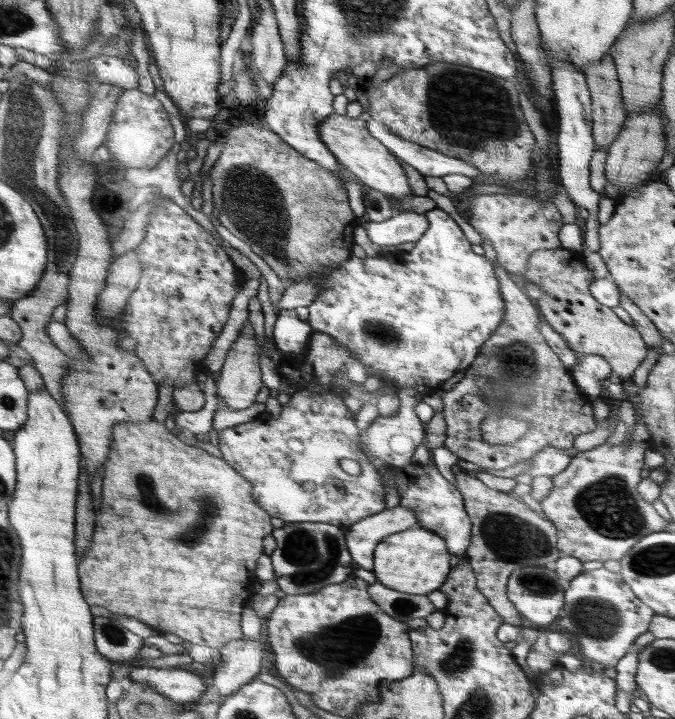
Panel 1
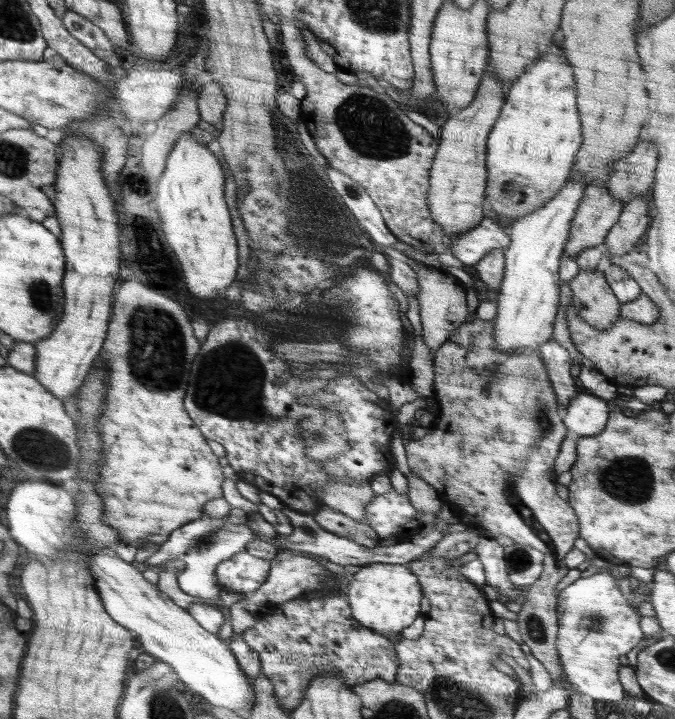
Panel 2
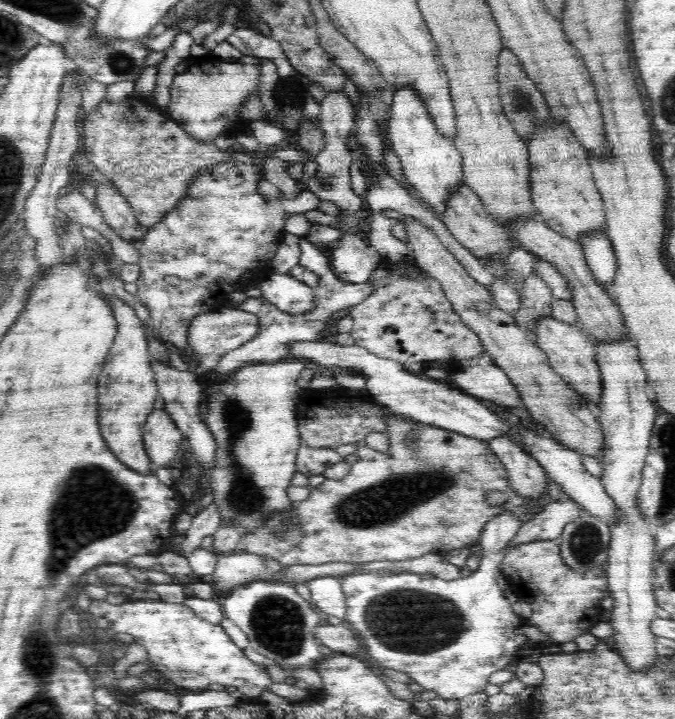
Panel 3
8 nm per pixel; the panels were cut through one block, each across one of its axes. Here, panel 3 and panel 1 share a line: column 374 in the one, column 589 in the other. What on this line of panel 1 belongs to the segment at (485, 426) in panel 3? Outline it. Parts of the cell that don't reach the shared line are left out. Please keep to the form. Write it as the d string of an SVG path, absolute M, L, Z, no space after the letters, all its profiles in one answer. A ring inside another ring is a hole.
M584 354L578 357L578 364L571 370L575 385L579 392L585 393L588 400L597 400L603 396L601 381L609 378L611 366L604 356L597 354Z

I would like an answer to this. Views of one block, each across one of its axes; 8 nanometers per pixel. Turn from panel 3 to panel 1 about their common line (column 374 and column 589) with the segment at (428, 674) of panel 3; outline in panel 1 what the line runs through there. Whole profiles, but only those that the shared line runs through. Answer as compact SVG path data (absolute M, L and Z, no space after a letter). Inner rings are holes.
M604 567L572 578L570 588L564 594L564 603L555 625L574 641L574 651L580 659L610 668L616 667L625 654L635 647L634 641L640 634L649 631L650 621L655 615L652 608L632 593L622 575Z

